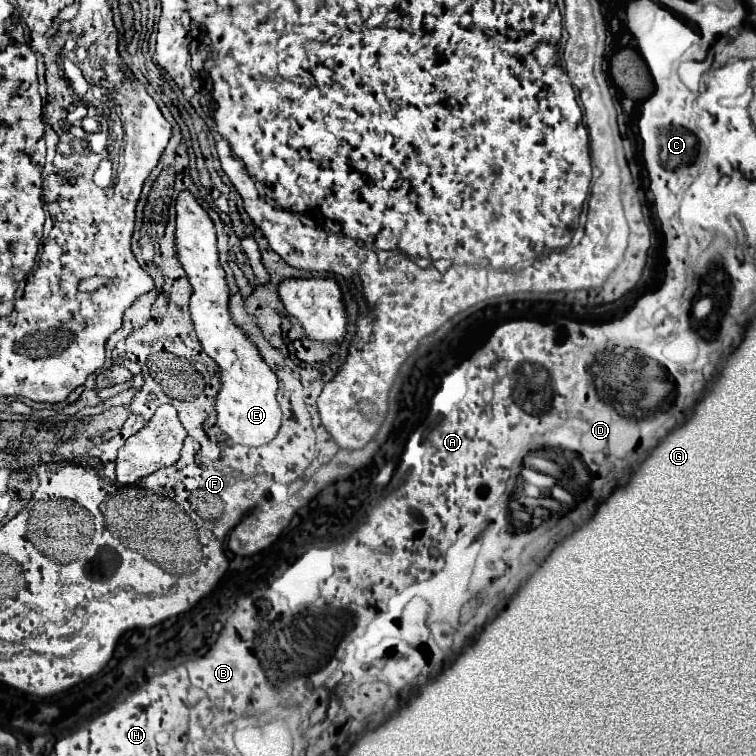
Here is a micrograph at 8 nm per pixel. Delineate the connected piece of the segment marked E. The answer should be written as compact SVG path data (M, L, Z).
M182 191L176 199L176 247L178 247L178 257L180 263L188 275L188 281L192 283L192 299L190 299L190 311L192 311L192 321L196 327L196 335L204 347L204 351L218 363L222 371L222 389L216 397L216 413L218 413L218 425L220 429L240 445L248 447L260 447L268 441L274 439L274 435L280 429L282 421L282 411L276 401L276 391L278 391L278 377L276 373L266 365L262 355L258 353L258 347L246 337L246 333L232 323L232 313L230 313L230 293L228 293L228 283L224 269L218 261L218 247L216 247L216 229L210 219L210 215L202 209L202 205L196 201L196 197L190 191Z

